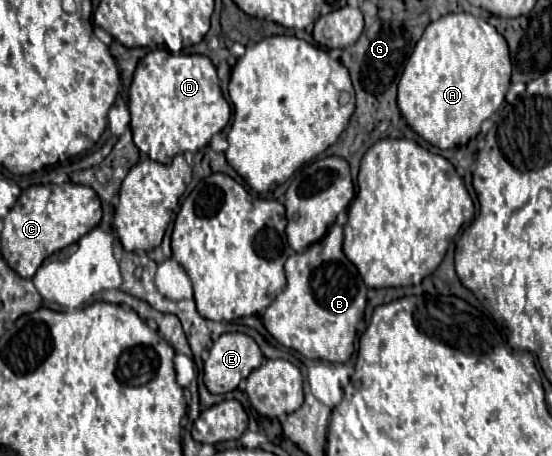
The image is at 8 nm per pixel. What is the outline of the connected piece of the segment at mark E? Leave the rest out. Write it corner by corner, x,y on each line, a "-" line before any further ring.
224,333
214,341
210,357
204,363
204,385
210,393
234,391
262,361
264,355
252,337
244,333

